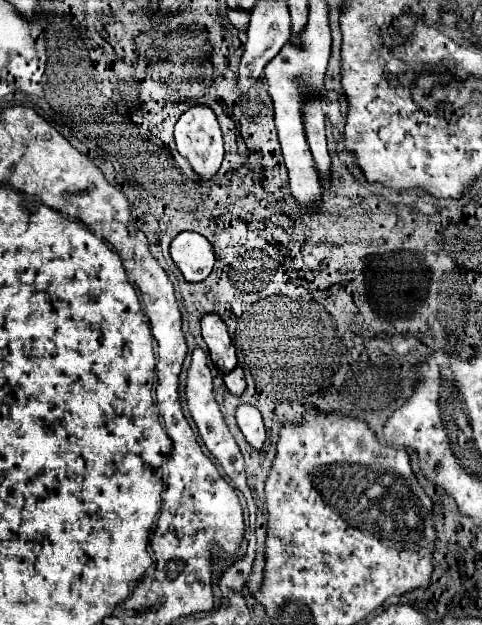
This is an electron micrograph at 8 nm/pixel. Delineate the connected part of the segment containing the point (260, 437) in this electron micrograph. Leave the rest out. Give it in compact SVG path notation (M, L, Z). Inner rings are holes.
M239 406L235 412L237 424L245 436L245 440L249 442L251 448L261 450L263 442L265 442L265 428L263 428L263 420L261 420L261 412L255 406Z

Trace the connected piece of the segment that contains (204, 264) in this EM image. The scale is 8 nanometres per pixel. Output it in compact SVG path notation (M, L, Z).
M181 232L171 242L171 258L187 282L201 282L215 264L213 246L197 232Z

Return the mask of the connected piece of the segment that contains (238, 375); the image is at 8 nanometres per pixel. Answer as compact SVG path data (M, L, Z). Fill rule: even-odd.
M239 366L235 370L231 370L229 374L225 374L223 382L233 396L241 396L245 392L245 376L243 376L243 370Z

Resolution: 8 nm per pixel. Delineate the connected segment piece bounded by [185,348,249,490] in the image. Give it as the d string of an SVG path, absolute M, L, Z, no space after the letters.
M201 348L193 350L191 356L191 366L187 370L187 382L185 382L185 398L187 398L187 408L191 418L195 420L199 434L207 446L207 450L217 458L217 462L223 466L225 474L235 482L235 488L243 488L247 490L247 482L245 482L245 468L243 468L243 456L239 452L239 446L235 442L235 438L231 436L221 412L219 412L219 404L213 398L213 384L211 384L211 370L207 366L207 354Z

